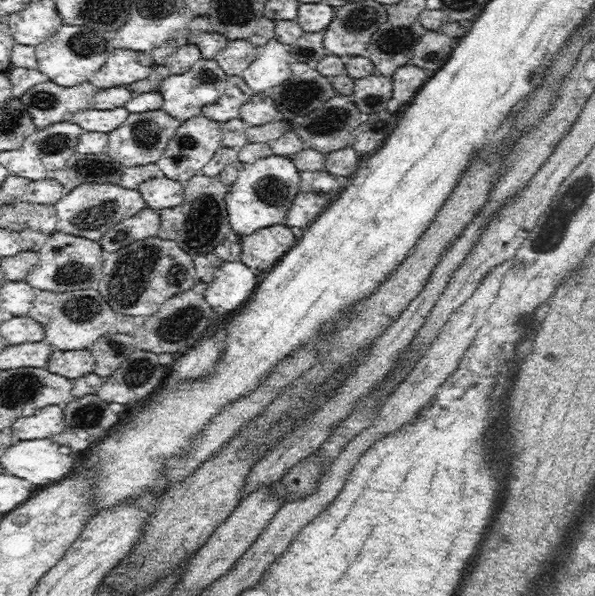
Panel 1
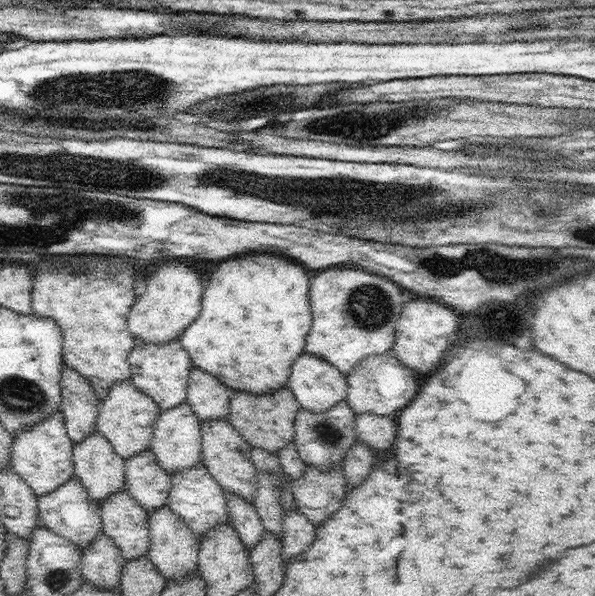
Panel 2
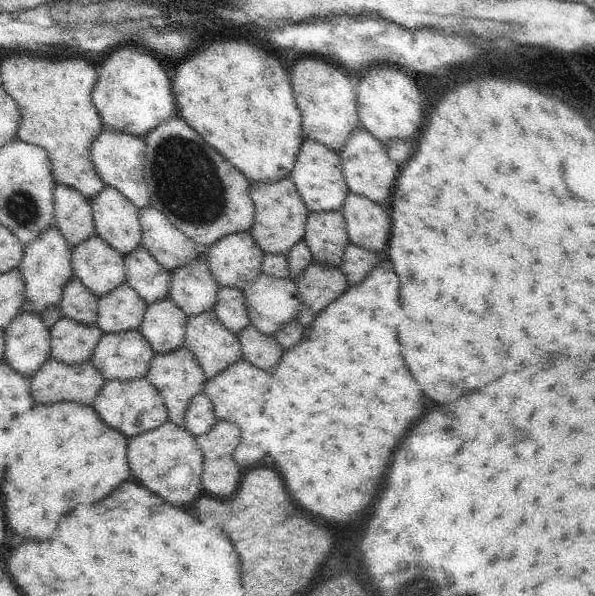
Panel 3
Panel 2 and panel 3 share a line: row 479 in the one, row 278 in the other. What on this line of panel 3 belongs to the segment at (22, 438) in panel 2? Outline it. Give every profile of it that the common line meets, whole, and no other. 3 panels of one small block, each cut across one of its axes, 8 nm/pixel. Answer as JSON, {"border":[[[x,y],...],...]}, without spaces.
{"border":[[[50,226],[48,230],[42,230],[42,234],[38,234],[38,238],[34,238],[30,244],[26,244],[18,267],[26,284],[27,308],[41,316],[46,308],[58,306],[62,290],[73,276],[71,248],[62,232],[56,226]]]}

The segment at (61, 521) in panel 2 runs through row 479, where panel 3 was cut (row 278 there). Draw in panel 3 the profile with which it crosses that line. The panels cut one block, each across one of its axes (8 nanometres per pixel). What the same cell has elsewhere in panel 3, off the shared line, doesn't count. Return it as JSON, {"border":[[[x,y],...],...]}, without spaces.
{"border":[[[72,276],[62,290],[62,298],[58,306],[63,317],[90,326],[97,324],[97,298],[92,290],[88,290],[80,282],[80,278]]]}

